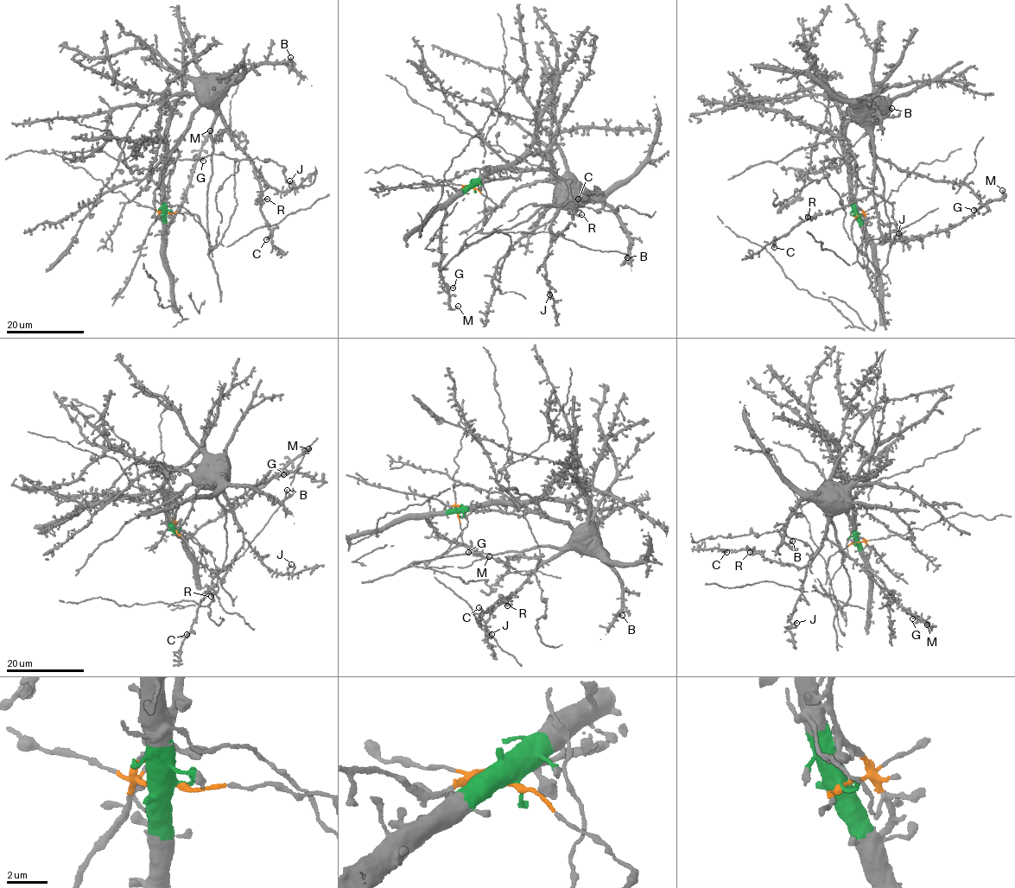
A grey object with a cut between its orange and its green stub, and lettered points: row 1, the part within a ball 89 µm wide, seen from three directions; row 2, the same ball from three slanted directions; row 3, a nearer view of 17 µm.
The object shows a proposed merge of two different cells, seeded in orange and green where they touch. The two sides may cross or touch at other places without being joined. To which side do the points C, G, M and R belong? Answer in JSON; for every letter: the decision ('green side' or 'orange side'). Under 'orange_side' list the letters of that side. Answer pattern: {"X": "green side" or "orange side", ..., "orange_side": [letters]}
{"C": "orange side", "G": "green side", "M": "green side", "R": "orange side", "orange_side": ["C", "R"]}

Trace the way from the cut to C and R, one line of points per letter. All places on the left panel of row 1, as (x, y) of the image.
C: (166, 212), (159, 209), (178, 157), (176, 142), (204, 104), (252, 162), (270, 231), (266, 239)
R: (166, 212), (159, 209), (178, 157), (176, 142), (204, 104), (252, 162), (261, 199), (267, 199)

